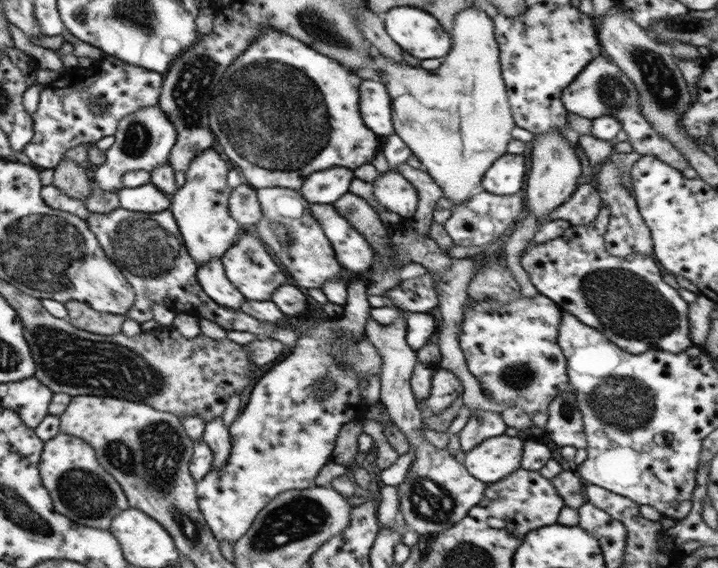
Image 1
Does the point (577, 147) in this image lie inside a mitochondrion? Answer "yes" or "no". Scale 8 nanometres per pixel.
no

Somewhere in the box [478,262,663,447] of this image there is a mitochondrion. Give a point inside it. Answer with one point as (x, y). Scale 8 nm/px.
(627, 403)

